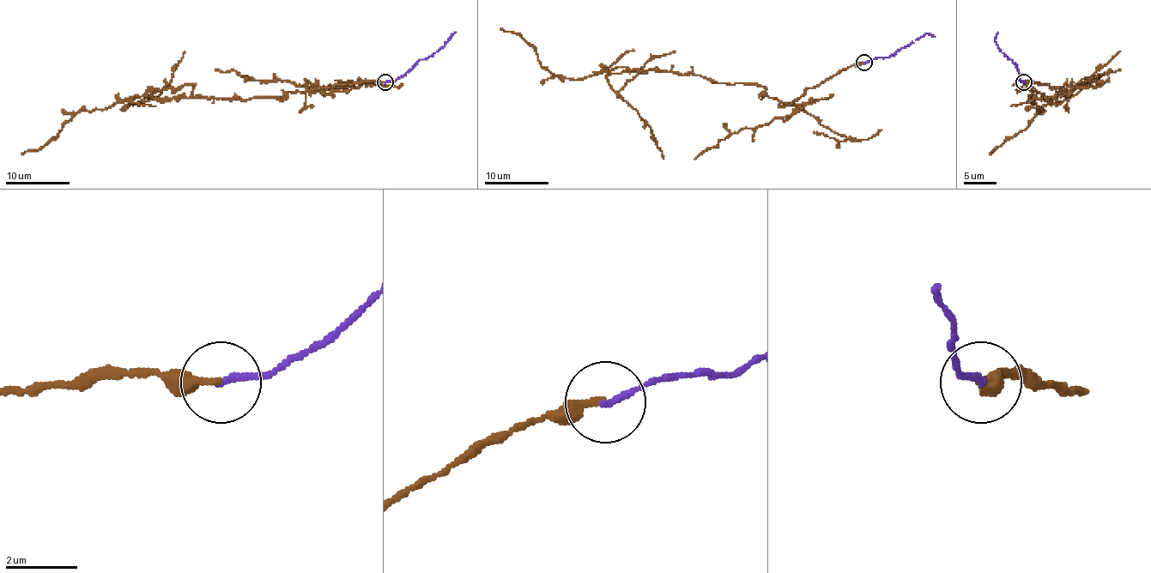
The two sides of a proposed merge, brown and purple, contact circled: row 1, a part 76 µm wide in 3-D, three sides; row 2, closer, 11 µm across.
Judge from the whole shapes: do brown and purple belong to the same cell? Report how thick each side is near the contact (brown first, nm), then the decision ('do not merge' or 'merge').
260 nm thick on the brown side, 180 nm on the other; do not merge

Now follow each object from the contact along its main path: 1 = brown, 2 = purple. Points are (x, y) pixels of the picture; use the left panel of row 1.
1: (384, 81), (315, 87), (291, 92), (283, 99), (124, 98), (104, 109), (80, 111), (54, 140), (21, 154)
2: (384, 81), (399, 79), (445, 45), (456, 32)

